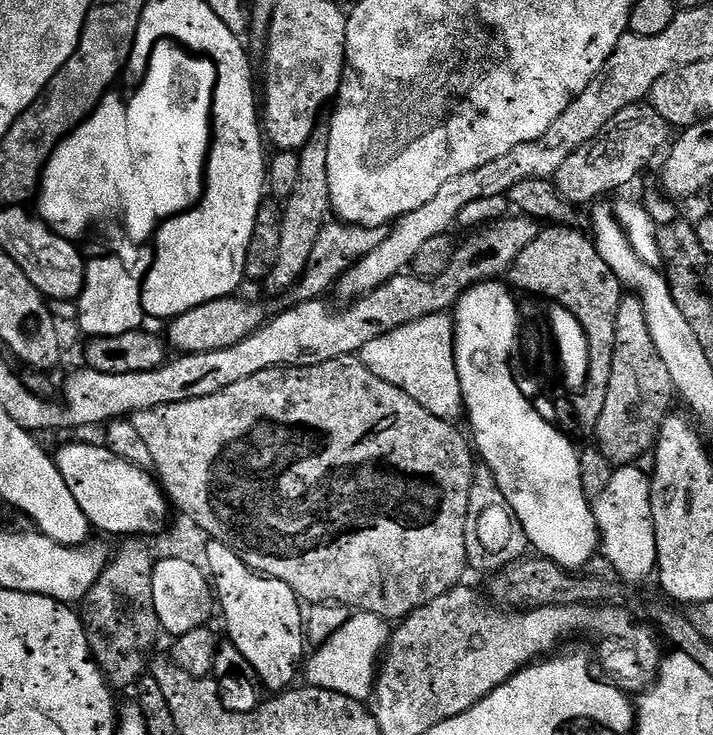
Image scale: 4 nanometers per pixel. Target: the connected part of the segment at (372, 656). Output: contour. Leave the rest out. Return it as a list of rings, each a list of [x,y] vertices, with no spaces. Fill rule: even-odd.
[[[356,612],[348,619],[346,626],[342,626],[342,630],[338,630],[327,642],[319,645],[313,651],[316,652],[313,656],[311,653],[307,657],[307,683],[314,688],[325,688],[338,694],[346,694],[346,698],[371,701],[378,661],[387,649],[389,639],[389,621],[382,619],[378,614]]]

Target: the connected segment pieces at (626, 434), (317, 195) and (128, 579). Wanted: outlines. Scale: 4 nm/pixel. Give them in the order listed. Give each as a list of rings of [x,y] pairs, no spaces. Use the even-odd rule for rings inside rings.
[[[628,294],[621,299],[616,319],[614,334],[614,362],[610,370],[610,386],[606,390],[606,406],[602,406],[602,418],[598,418],[598,426],[594,429],[595,443],[605,458],[614,466],[628,466],[639,456],[653,451],[656,439],[660,436],[662,422],[673,411],[672,396],[677,395],[670,378],[670,370],[662,358],[658,358],[658,350],[654,350],[654,338],[650,338],[650,326],[646,326],[646,310],[642,310],[642,302],[635,294]]]
[[[330,123],[317,124],[314,134],[306,142],[306,146],[300,149],[300,165],[298,166],[298,183],[294,190],[282,204],[282,234],[278,238],[278,262],[274,270],[270,270],[266,281],[266,287],[272,292],[287,293],[300,281],[306,270],[306,262],[310,262],[310,254],[314,251],[314,242],[318,242],[318,234],[322,234],[325,224],[329,223],[332,203],[330,202],[330,174],[326,174],[326,162],[330,155]]]
[[[128,538],[123,541],[120,549],[111,553],[108,564],[94,586],[82,601],[78,615],[84,621],[84,633],[96,665],[108,680],[113,689],[130,689],[145,675],[149,667],[149,657],[144,657],[156,644],[156,635],[161,635],[160,619],[154,610],[154,582],[152,581],[152,566],[154,555],[140,538]]]

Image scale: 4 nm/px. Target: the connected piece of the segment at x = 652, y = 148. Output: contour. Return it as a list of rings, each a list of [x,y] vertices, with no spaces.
[[[651,103],[631,104],[626,106],[626,110],[618,110],[618,114],[614,114],[614,118],[610,118],[610,122],[606,122],[606,126],[602,126],[602,130],[586,142],[586,146],[578,146],[578,150],[574,150],[574,154],[558,166],[554,177],[558,194],[567,204],[583,206],[599,201],[607,192],[626,187],[656,155],[661,155],[670,140],[668,132],[670,125],[664,121],[662,114],[658,114],[658,110],[652,108]]]

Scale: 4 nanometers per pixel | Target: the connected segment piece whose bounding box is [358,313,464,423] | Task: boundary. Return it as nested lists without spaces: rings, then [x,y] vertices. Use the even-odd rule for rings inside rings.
[[[449,313],[420,318],[368,342],[358,353],[363,364],[383,381],[398,386],[436,418],[455,423],[464,414],[464,396],[458,378],[455,321]]]

